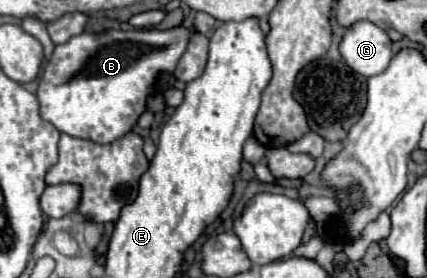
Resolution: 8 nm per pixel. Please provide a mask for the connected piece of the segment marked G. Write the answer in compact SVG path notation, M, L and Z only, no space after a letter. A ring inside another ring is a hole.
M358 21L346 29L340 53L346 65L364 77L382 73L394 55L388 33L370 21Z

